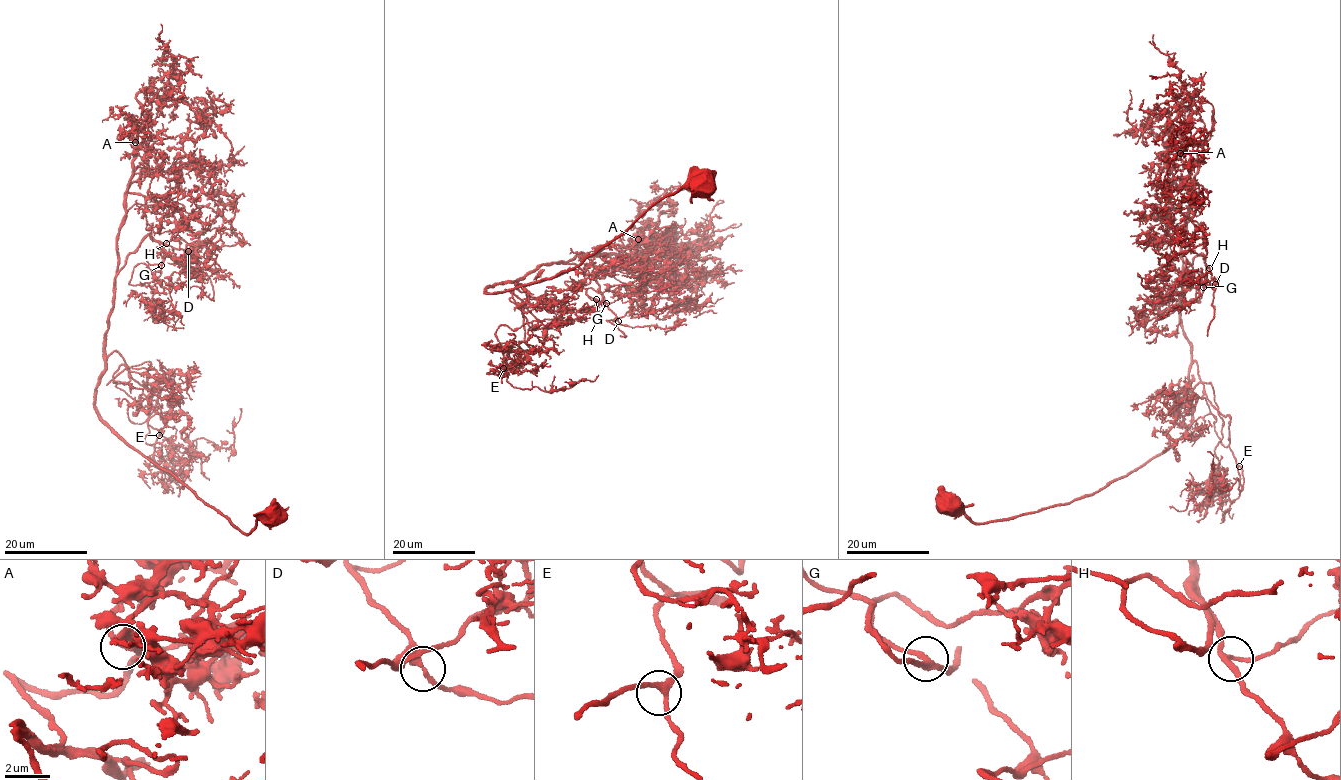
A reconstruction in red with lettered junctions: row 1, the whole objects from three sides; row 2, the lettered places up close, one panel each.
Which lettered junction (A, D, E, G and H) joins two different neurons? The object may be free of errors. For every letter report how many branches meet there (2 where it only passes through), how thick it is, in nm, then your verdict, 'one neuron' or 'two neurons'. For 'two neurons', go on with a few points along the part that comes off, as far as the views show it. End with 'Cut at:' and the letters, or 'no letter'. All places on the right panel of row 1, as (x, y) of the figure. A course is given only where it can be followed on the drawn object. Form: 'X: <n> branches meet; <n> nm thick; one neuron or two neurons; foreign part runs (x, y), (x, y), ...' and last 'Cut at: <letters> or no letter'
A: 3 branches meet; 240 nm thick; one neuron
D: 3 branches meet; 280 nm thick; one neuron
E: 3 branches meet; 240 nm thick; one neuron
G: 3 branches meet; 280 nm thick; one neuron
H: 3 branches meet; 220 nm thick; one neuron
Cut at: no letter

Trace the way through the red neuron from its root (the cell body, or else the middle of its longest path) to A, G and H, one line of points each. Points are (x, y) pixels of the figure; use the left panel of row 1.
A: (271, 512), (241, 532), (98, 416), (135, 151), (117, 136), (134, 128), (135, 142)
G: (271, 512), (241, 532), (98, 416), (95, 387), (115, 277), (149, 235), (162, 249), (161, 265)
H: (271, 512), (241, 532), (98, 416), (95, 387), (115, 277), (148, 235), (166, 243)

